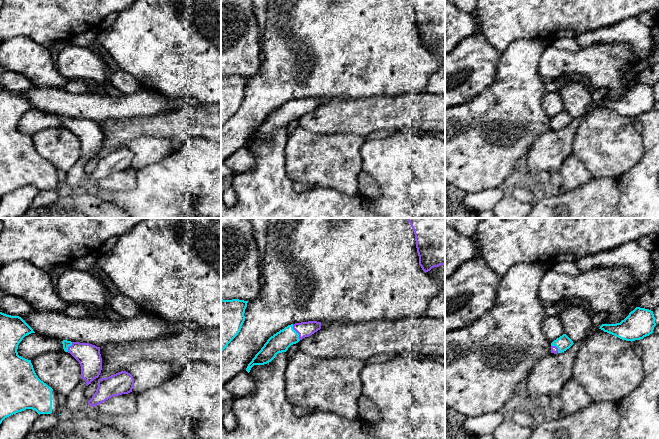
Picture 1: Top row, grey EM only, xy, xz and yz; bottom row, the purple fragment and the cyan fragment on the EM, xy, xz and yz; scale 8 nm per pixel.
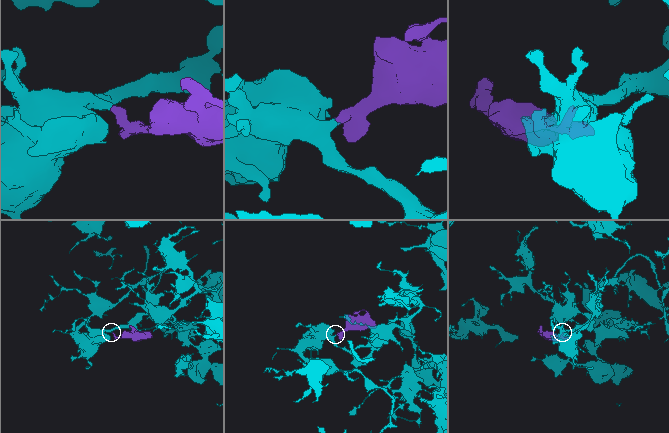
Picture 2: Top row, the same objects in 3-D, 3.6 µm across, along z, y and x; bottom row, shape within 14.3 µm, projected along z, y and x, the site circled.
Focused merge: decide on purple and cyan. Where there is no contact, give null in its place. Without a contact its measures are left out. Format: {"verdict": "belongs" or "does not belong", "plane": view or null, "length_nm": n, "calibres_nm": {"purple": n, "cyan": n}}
{"verdict": "belongs", "plane": "xz", "length_nm": 140, "calibres_nm": {"purple": 130, "cyan": 160}}

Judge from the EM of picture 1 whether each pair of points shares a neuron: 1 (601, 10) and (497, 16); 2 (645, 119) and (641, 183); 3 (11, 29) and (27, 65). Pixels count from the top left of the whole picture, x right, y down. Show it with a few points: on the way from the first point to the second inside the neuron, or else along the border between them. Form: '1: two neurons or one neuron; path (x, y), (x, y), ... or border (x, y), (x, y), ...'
1: one neuron; path (575, 10), (523, 10)
2: one neuron; path (648, 135), (648, 167)
3: two neurons; border (10, 37), (29, 37), (38, 43)

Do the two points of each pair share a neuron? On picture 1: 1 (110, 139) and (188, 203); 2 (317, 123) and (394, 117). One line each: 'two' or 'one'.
1: two
2: one

